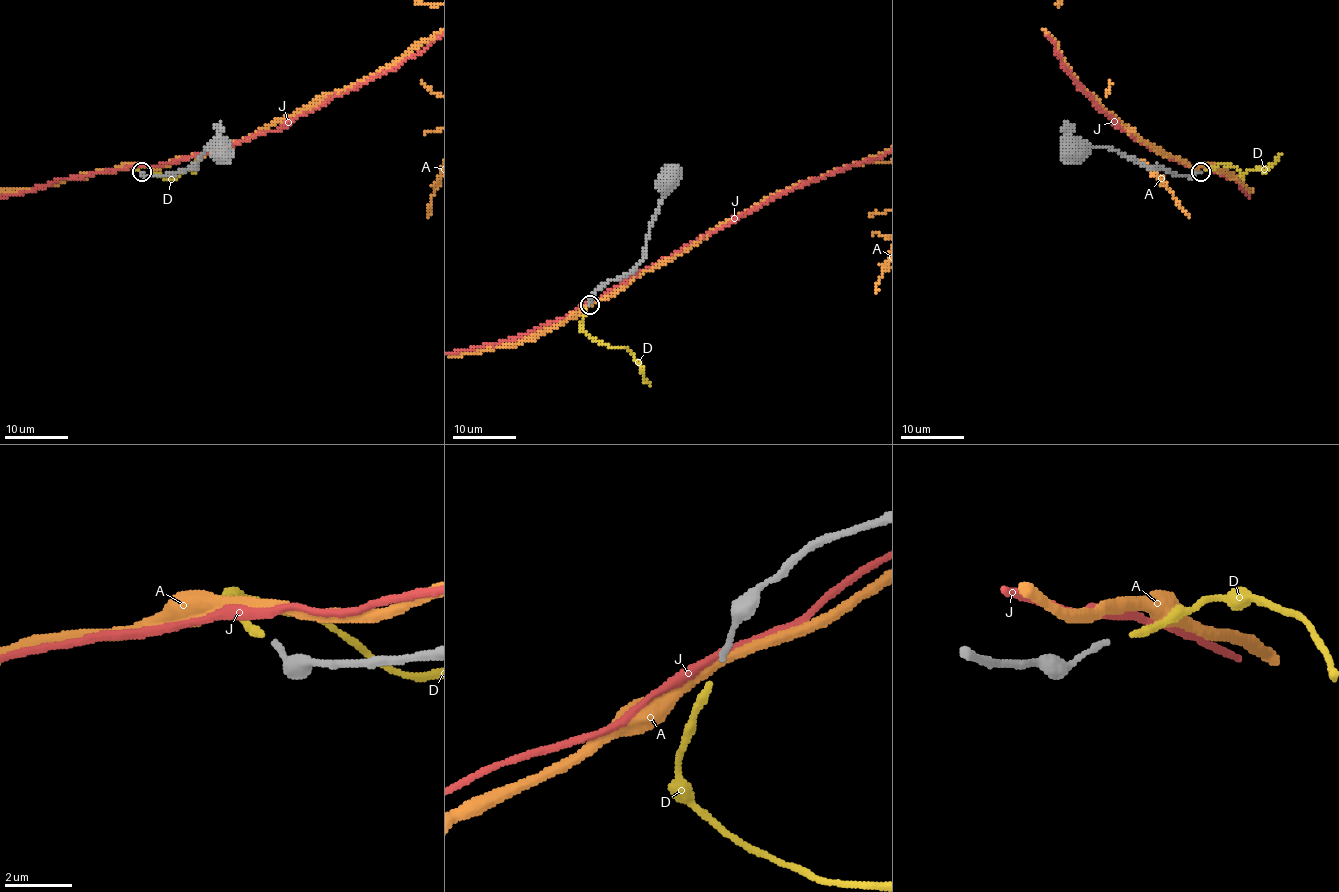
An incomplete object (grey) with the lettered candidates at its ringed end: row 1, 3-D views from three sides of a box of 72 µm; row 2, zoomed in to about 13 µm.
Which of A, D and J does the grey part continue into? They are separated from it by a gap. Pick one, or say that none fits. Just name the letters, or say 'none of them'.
D

